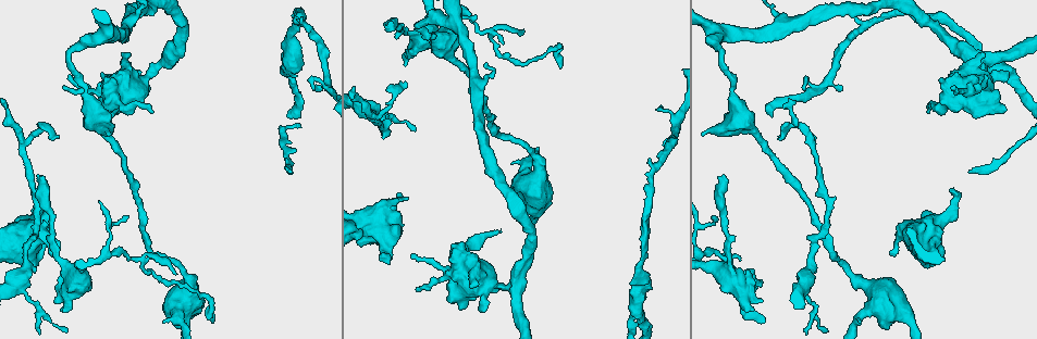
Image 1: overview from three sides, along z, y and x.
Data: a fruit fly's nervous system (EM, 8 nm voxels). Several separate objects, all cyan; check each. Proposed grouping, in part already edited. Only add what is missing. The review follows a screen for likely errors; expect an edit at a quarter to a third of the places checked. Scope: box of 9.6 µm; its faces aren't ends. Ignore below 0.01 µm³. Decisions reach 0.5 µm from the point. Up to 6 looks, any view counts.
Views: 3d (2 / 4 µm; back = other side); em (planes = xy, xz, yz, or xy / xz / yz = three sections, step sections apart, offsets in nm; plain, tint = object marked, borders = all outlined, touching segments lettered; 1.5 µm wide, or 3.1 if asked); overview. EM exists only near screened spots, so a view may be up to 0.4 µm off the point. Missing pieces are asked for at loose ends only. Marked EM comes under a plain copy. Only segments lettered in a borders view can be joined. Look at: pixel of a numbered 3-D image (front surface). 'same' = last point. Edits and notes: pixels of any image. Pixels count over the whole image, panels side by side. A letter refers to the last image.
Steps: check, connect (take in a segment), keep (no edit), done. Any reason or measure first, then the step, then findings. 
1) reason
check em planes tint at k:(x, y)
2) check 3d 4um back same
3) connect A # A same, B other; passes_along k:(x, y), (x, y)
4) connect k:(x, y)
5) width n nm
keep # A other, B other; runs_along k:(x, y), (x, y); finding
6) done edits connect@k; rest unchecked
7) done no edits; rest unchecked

branch stops here
check 3d 4um at 1:(385, 26)

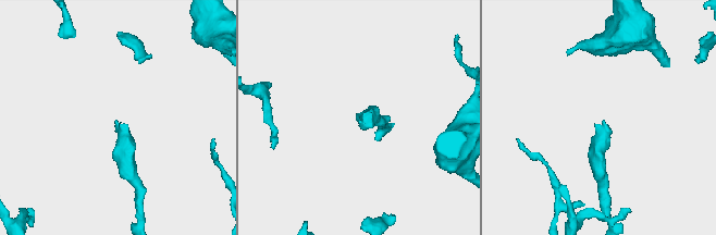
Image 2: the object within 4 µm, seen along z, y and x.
now the EM
check em planes borders at 2:(604, 124)

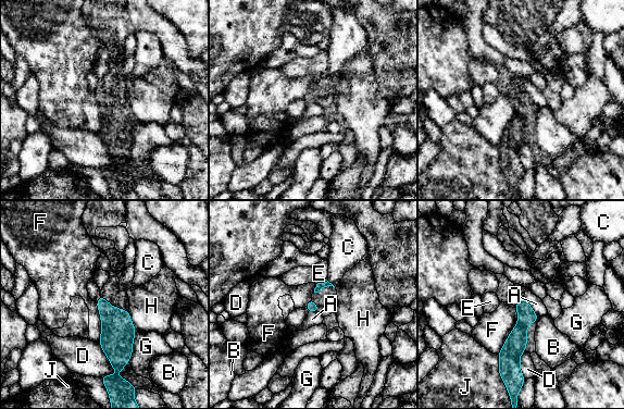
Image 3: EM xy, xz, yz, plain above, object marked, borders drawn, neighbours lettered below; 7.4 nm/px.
keep # A other, B other, C other, D other, E other, F other, G other, H other, J other; no lettered segment goes on from it

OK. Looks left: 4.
free end
check 3d 4um at 1:(381, 253)

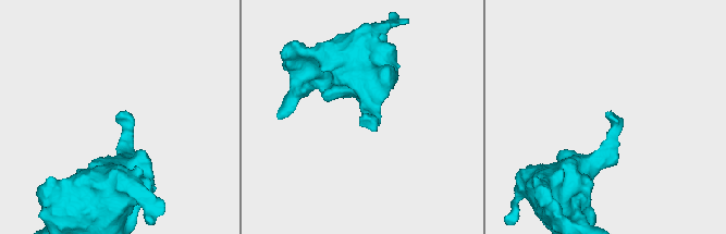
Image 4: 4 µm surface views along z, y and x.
now the EM
check em planes tint at 4:(608, 116)

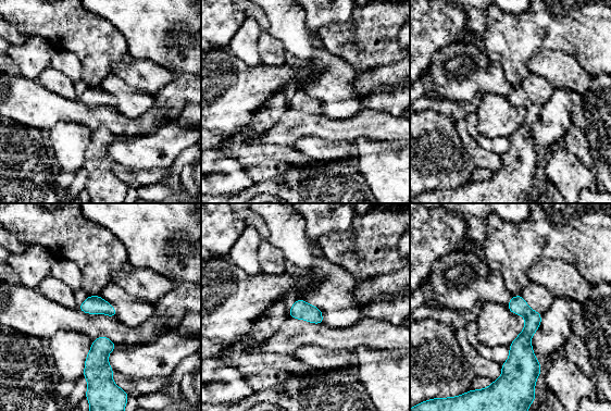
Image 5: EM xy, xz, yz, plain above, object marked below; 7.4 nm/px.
see the neighbours
check em planes borders same

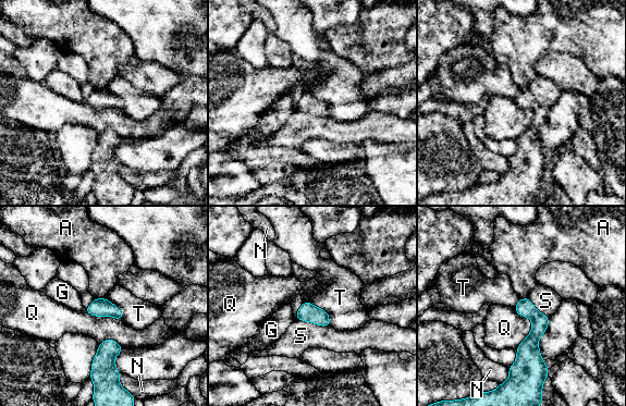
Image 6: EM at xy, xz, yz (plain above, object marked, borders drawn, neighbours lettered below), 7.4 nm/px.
longest_contact Q 320 nm
keep # A other, G other, N other, Q other, S other, T other; no lettered segment goes on from it

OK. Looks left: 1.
done no edits; rest unchecked

